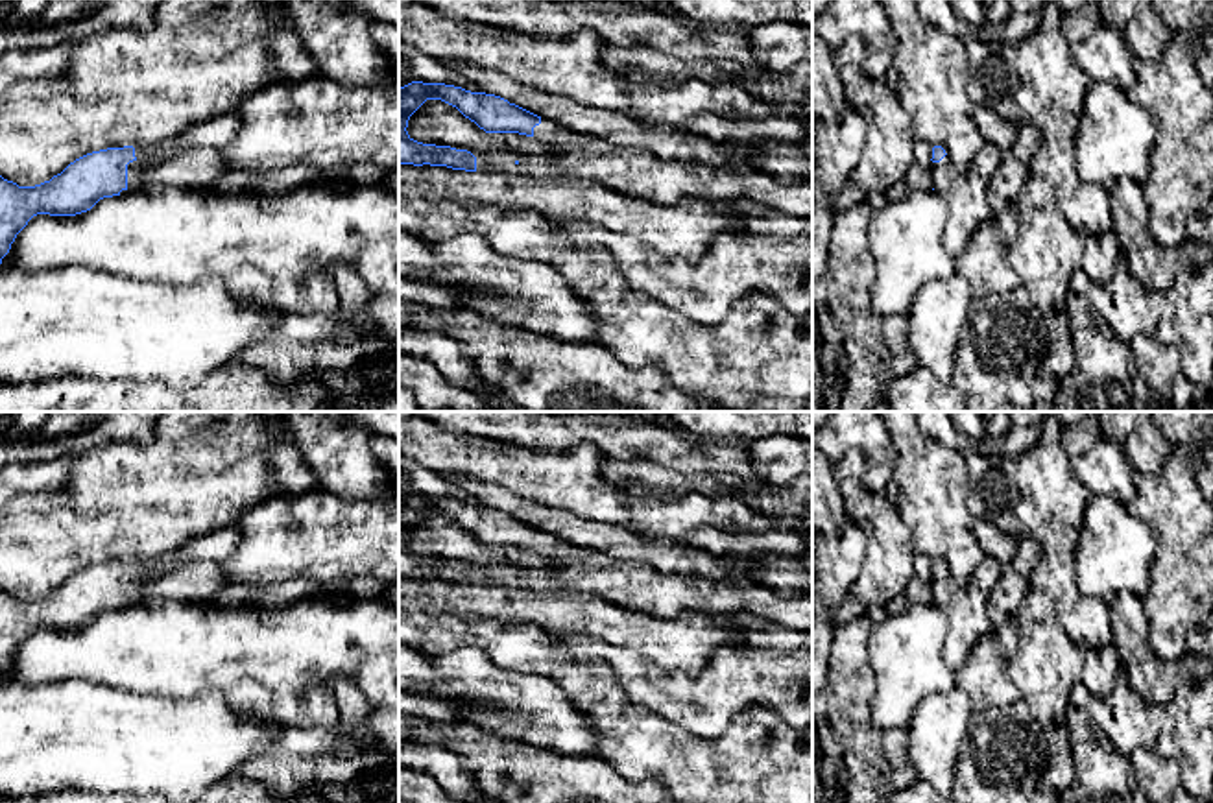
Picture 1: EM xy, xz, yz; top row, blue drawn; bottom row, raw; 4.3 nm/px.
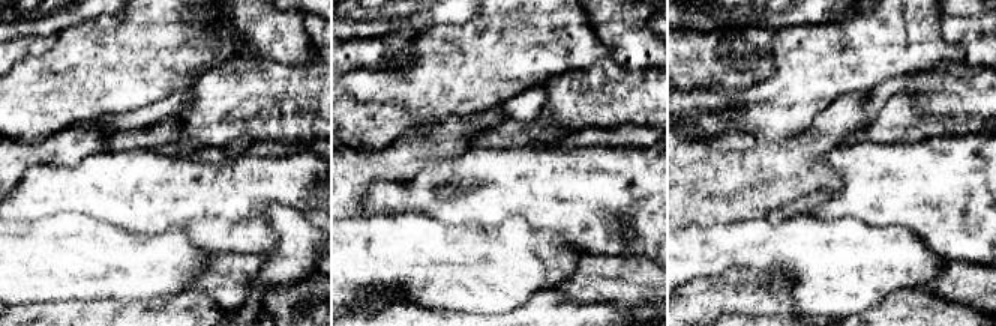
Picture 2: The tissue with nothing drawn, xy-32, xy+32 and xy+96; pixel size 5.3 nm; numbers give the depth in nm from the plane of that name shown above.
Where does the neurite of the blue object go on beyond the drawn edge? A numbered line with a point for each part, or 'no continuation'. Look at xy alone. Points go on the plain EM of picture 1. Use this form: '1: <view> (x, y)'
1: xy (135, 584)

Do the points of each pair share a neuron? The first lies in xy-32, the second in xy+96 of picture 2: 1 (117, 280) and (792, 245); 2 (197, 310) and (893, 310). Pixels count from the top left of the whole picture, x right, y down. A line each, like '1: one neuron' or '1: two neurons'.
1: one neuron
2: one neuron

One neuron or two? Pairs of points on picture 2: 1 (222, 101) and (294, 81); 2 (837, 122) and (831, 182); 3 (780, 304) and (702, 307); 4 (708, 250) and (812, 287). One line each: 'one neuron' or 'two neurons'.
1: one neuron
2: one neuron
3: one neuron
4: one neuron

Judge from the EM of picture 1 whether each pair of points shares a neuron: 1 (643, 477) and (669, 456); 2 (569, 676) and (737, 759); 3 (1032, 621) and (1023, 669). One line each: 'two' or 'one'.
1: two
2: one
3: one

